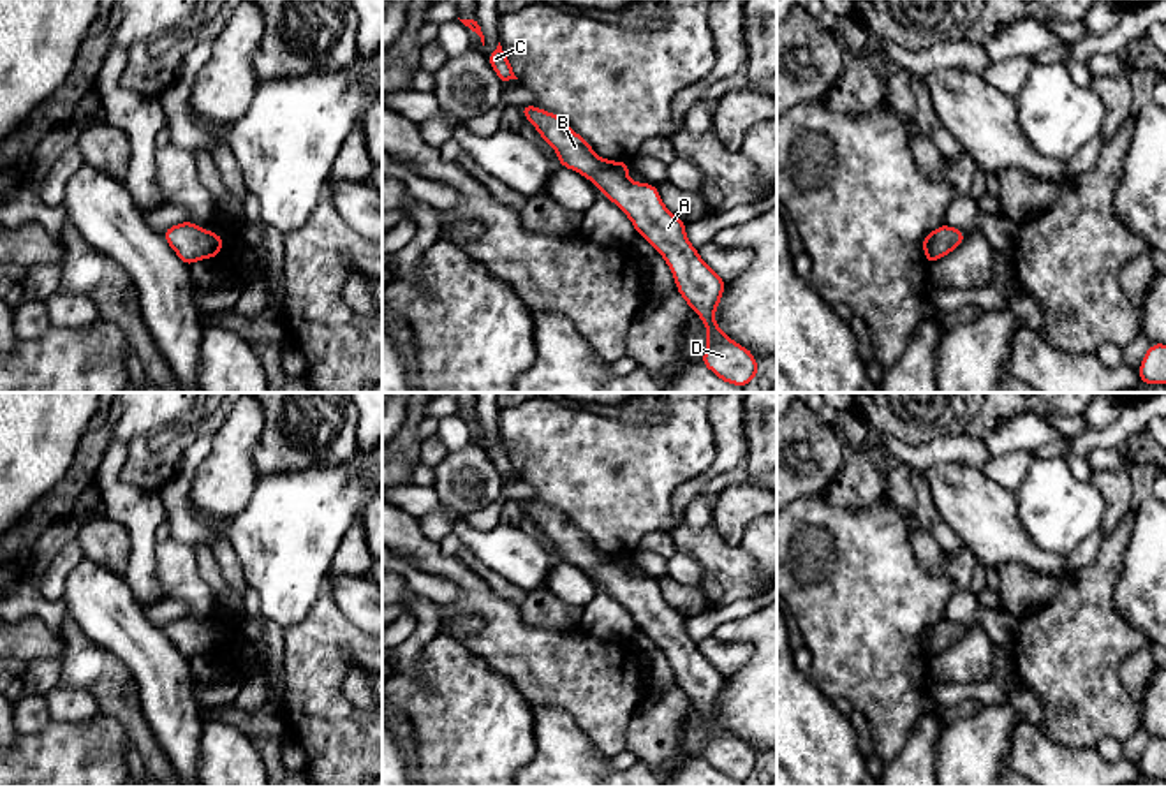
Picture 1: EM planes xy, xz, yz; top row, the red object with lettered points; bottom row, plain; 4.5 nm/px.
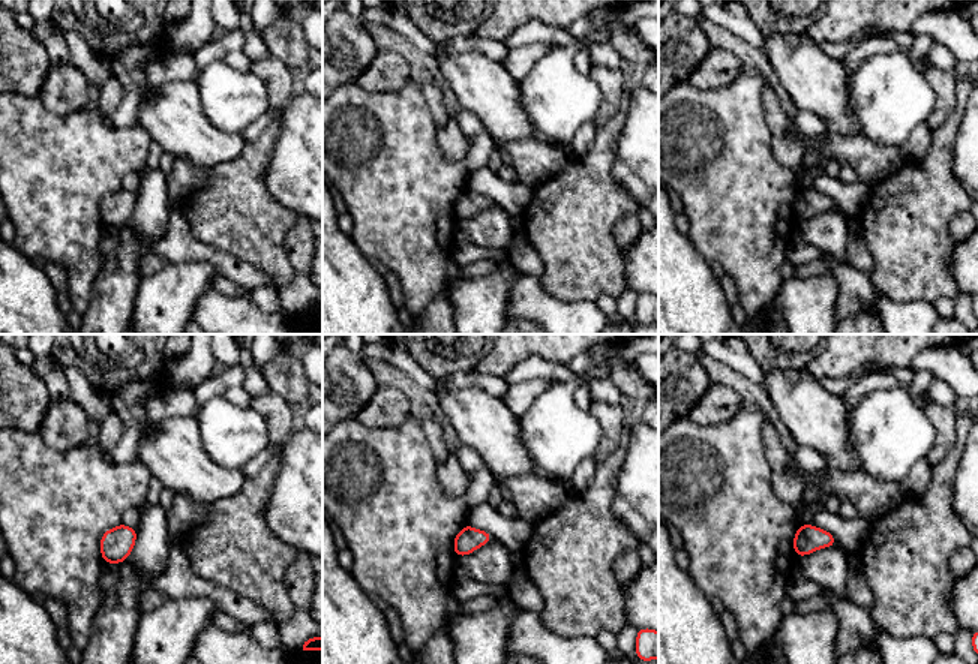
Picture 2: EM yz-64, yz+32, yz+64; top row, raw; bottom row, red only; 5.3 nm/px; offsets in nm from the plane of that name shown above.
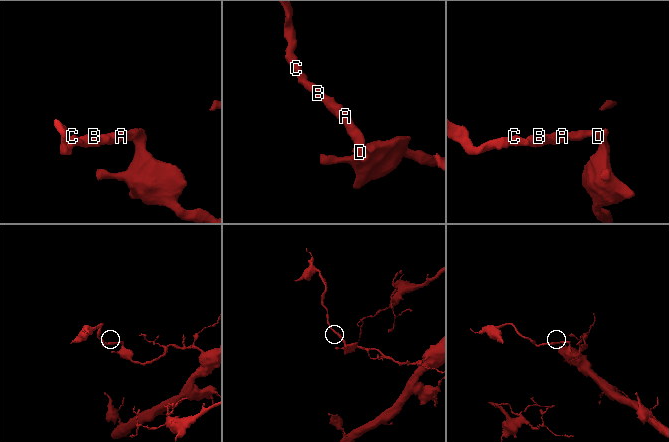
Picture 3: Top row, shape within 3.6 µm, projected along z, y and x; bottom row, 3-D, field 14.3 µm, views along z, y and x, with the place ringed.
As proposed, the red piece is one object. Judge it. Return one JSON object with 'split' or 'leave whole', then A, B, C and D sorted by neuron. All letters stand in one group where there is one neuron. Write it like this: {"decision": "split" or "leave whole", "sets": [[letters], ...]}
{"decision": "leave whole", "sets": [["A", "B", "C", "D"]]}

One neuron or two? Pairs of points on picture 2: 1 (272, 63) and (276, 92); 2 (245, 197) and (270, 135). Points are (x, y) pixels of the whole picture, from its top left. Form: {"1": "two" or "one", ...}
{"1": "one", "2": "one"}

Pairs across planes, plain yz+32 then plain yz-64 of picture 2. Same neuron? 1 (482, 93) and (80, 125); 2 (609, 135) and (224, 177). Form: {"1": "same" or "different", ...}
{"1": "different", "2": "same"}

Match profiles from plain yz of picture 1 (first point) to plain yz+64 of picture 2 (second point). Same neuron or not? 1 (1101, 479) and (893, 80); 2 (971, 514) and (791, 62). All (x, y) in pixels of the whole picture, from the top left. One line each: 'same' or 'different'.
1: different
2: same

